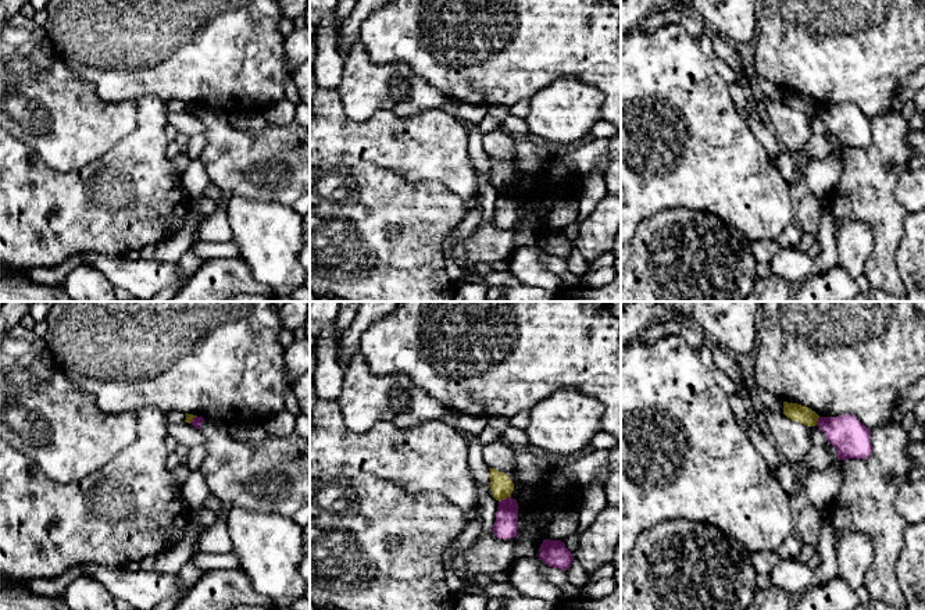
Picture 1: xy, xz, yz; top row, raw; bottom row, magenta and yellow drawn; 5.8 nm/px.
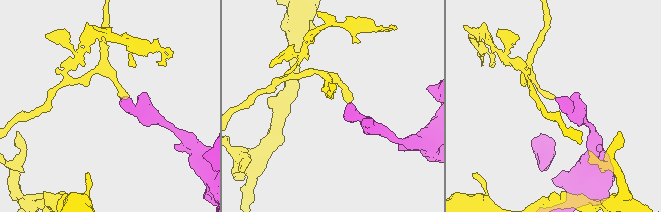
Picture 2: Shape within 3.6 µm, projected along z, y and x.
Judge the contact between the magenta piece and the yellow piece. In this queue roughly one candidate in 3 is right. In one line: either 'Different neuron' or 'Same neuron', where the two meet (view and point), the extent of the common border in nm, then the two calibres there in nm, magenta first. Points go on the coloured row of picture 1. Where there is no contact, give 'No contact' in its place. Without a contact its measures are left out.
Different neuron. Touches magenta at xz (504, 499). Shared border 80 nm. Thickness 140 nm (magenta) against 140 nm

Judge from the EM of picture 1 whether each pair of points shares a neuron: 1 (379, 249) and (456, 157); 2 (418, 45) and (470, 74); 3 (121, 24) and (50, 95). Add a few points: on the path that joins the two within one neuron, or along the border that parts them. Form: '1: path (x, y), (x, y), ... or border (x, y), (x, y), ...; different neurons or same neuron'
1: border (404, 175), (411, 179), (440, 181), (464, 199); different neurons
2: path (431, 45), (440, 45), (457, 61); same neuron
3: border (53, 46), (74, 72), (93, 85), (96, 95); different neurons

